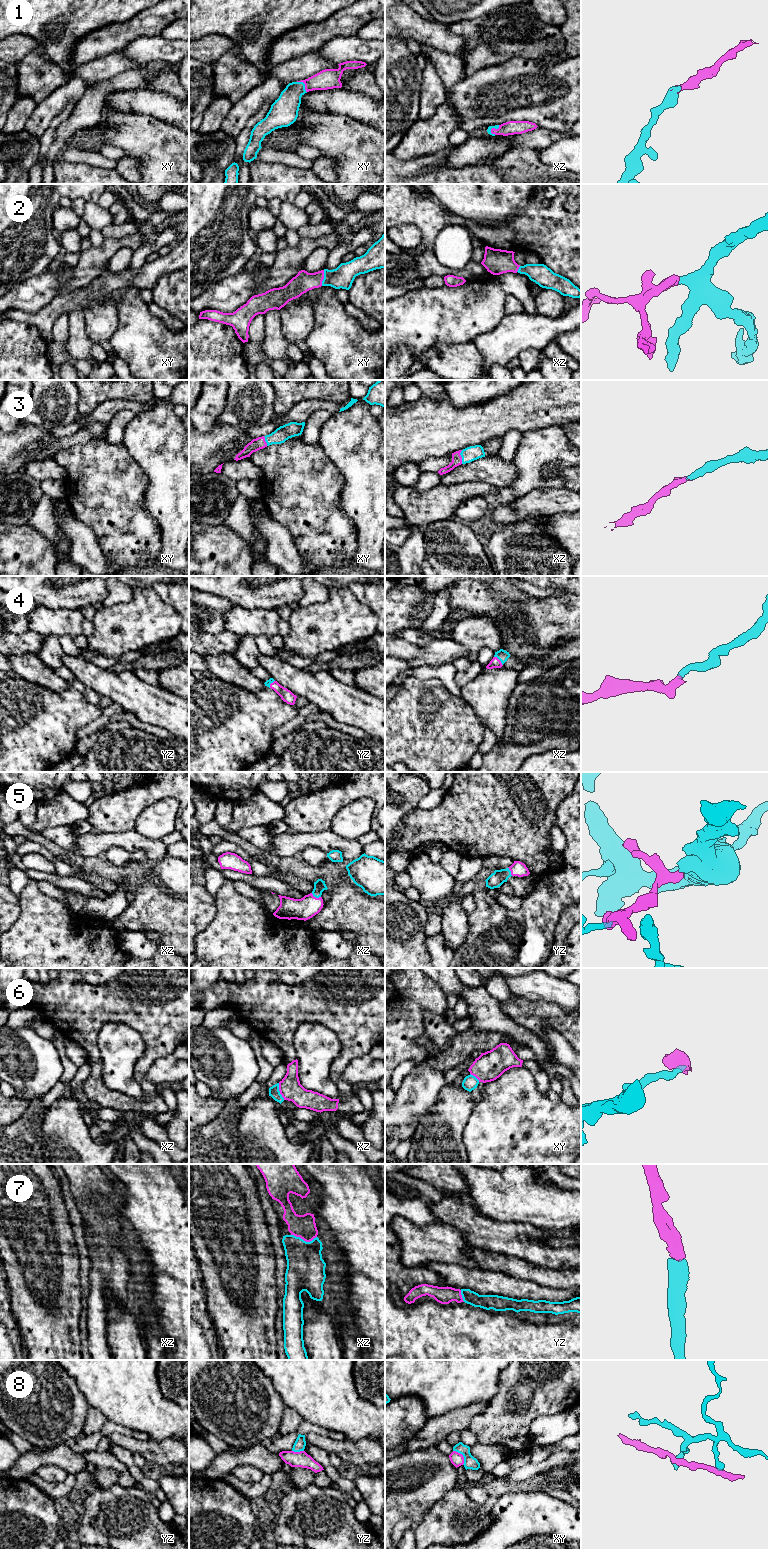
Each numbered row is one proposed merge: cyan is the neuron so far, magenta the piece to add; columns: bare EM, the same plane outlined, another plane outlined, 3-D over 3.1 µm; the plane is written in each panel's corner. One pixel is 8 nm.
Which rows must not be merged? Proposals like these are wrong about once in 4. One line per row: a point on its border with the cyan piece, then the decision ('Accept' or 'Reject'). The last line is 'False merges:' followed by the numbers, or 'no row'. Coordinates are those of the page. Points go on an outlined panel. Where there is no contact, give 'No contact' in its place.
1: Touches cyan at xy (304, 85). Accept
2: Touches cyan at xy (324, 278). Accept
3: Touches cyan at xz (461, 456). Accept
4: Touches cyan at xz (499, 659). Accept
5: Touches cyan at xz (316, 897). Accept
6: Touches cyan at xz (279, 1091). Reject
7: Touches cyan at xz (303, 1240). Accept
8: Touches cyan at xy (462, 1454). Reject
False merges: 6, 8

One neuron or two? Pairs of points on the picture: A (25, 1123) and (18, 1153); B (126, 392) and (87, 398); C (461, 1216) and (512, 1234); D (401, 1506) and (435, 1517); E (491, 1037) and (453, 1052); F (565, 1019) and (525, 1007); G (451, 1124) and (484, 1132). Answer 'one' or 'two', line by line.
A: one
B: one
C: one
D: two
E: one
F: one
G: two

